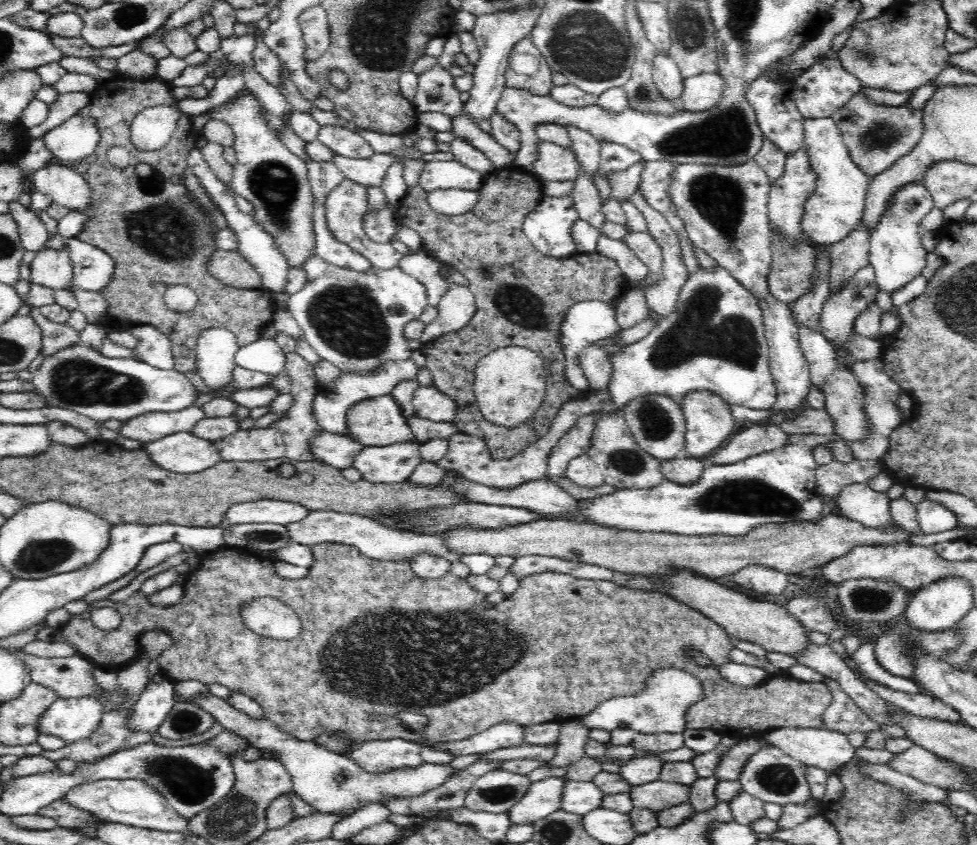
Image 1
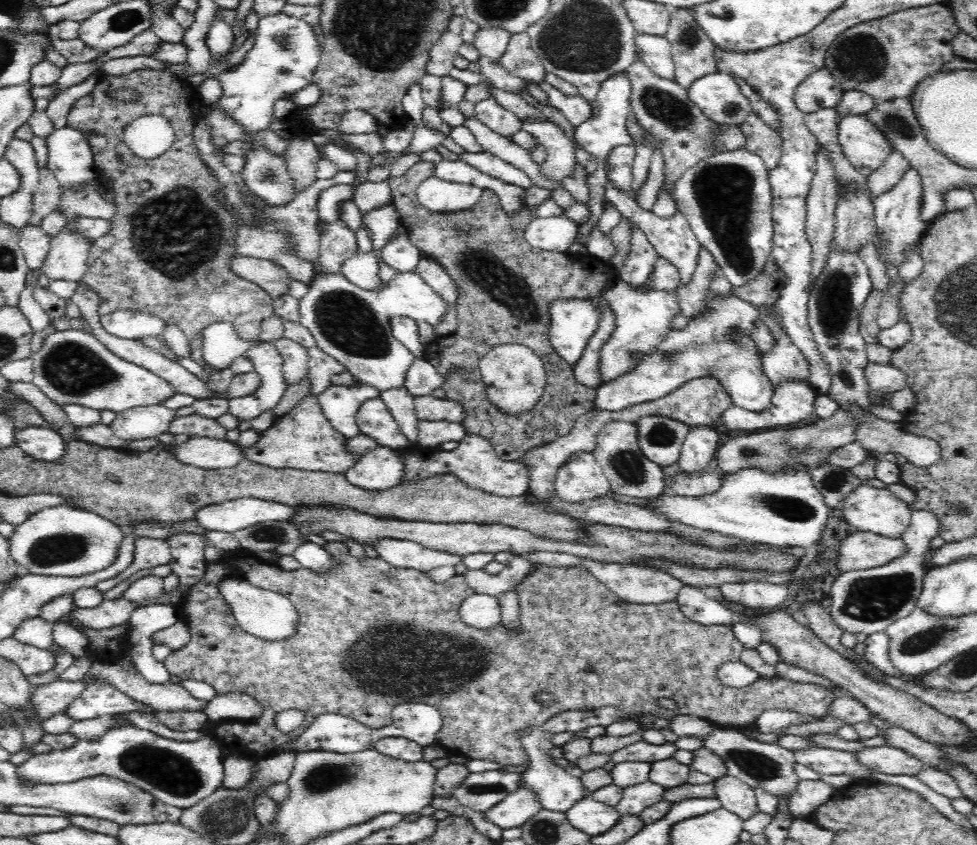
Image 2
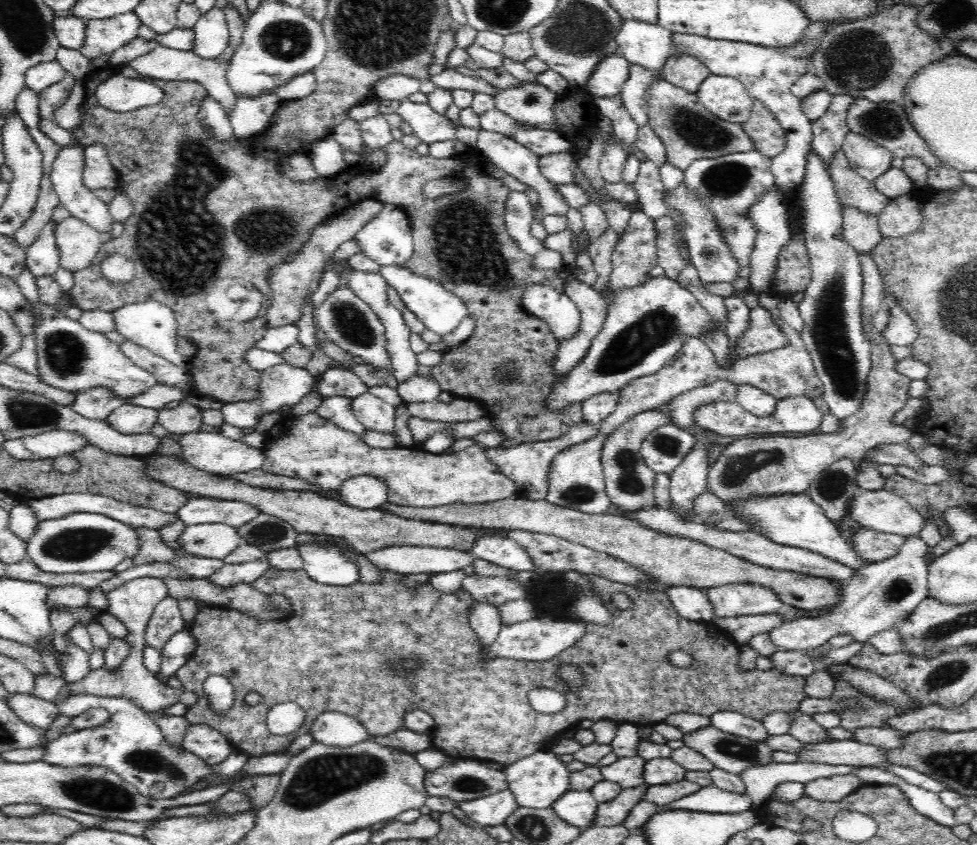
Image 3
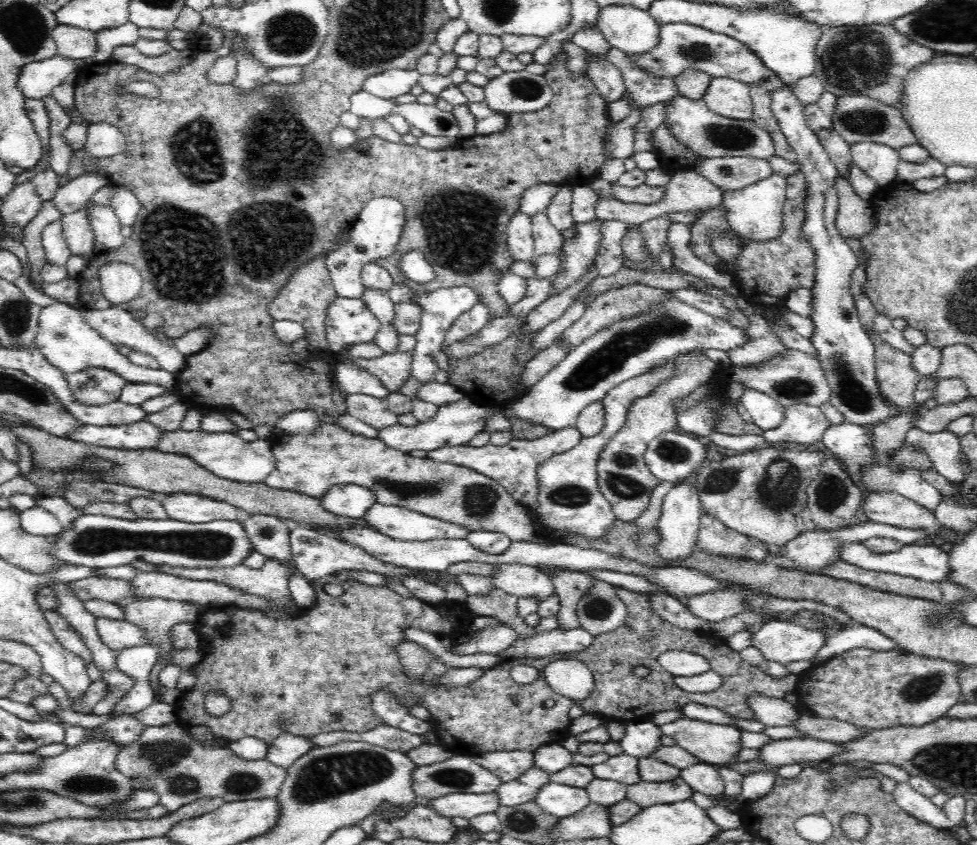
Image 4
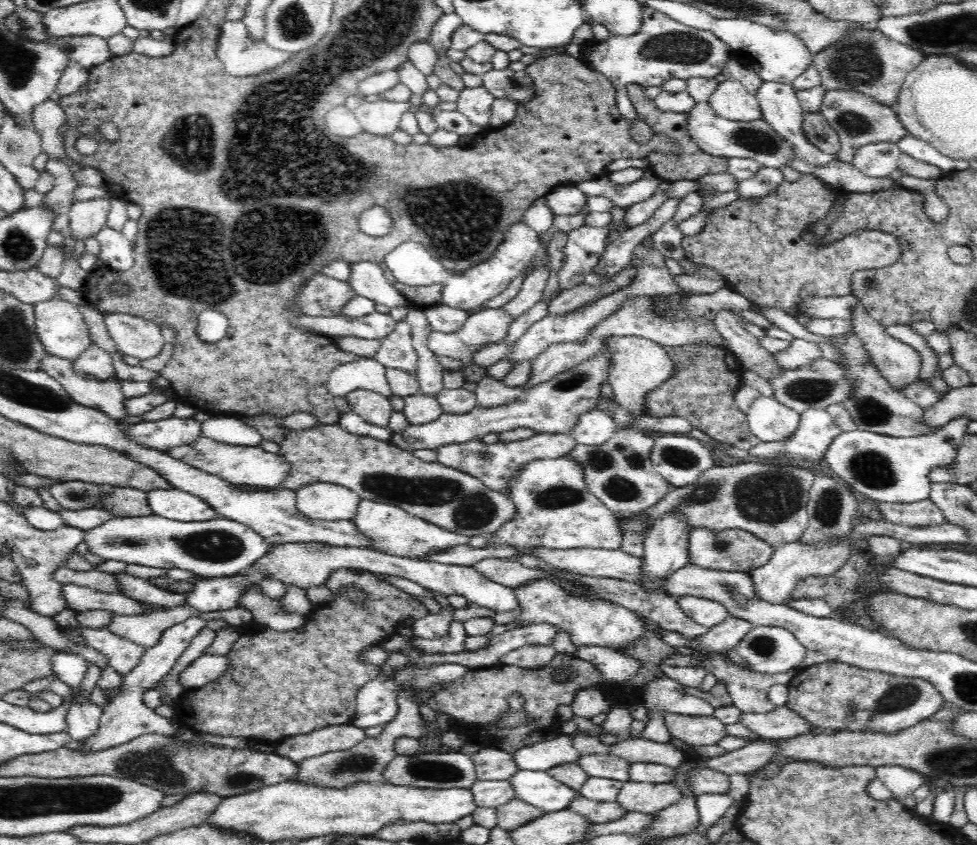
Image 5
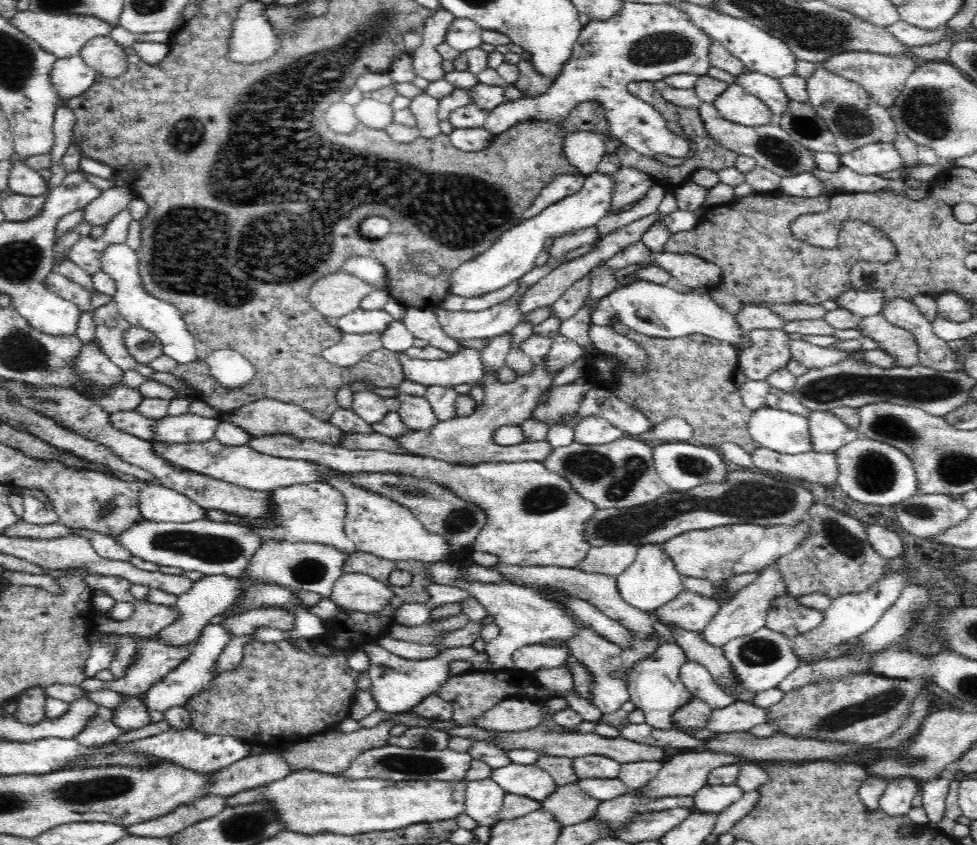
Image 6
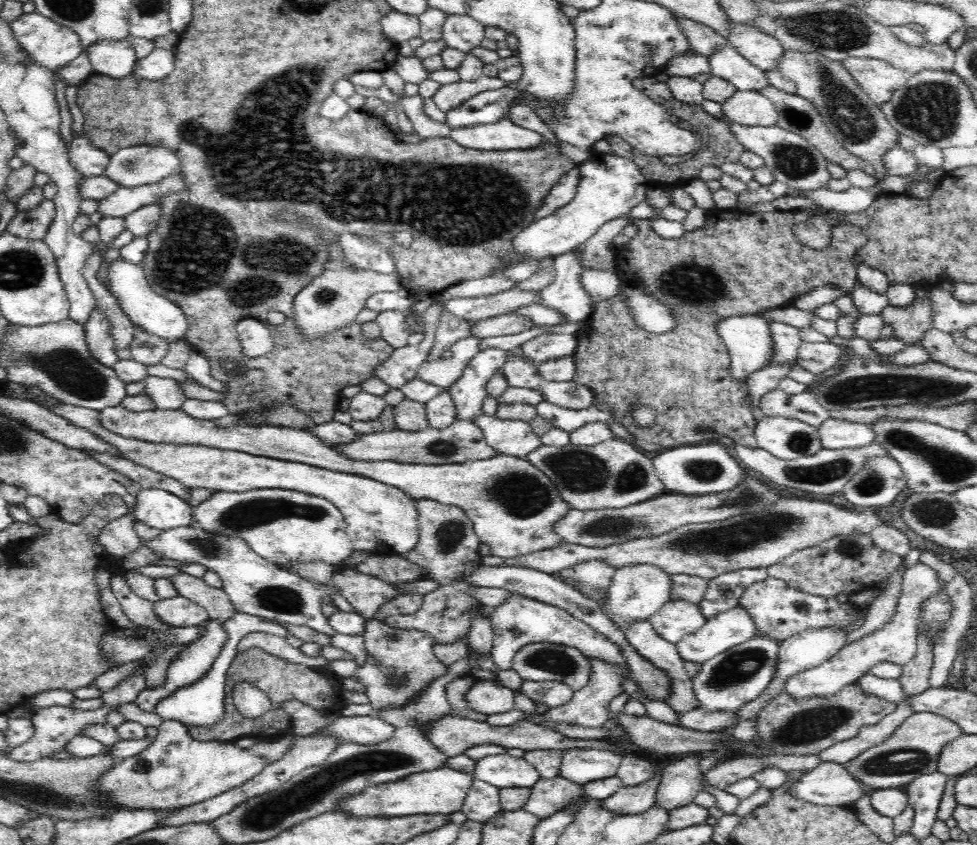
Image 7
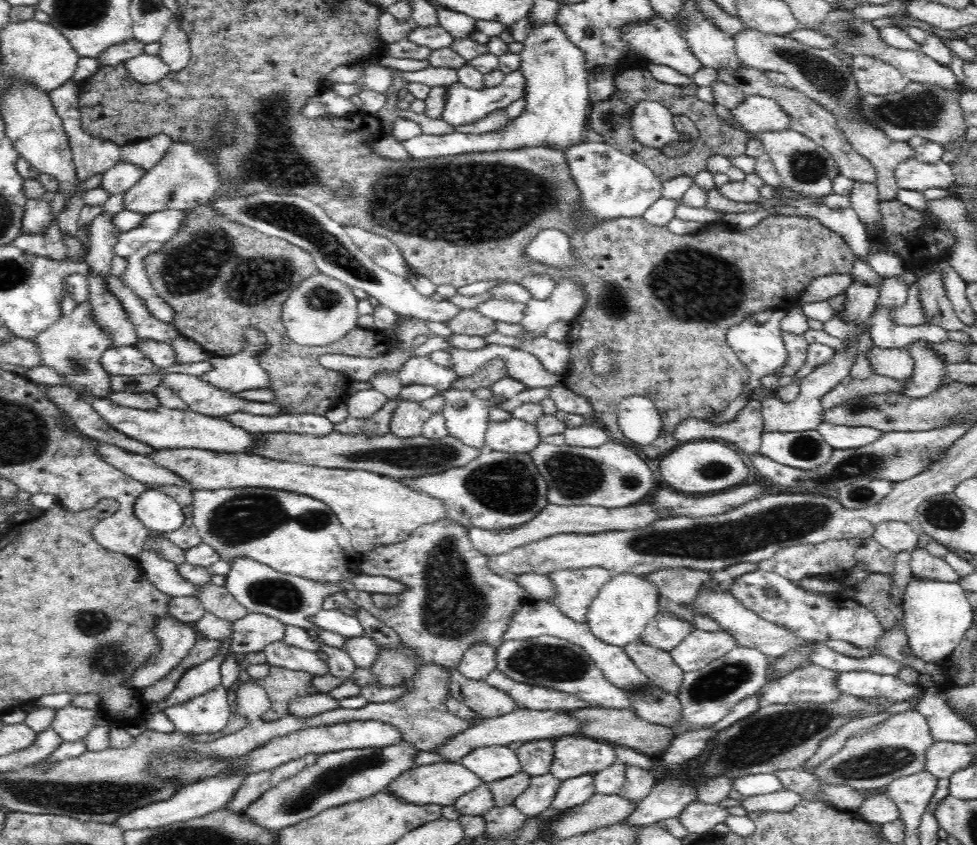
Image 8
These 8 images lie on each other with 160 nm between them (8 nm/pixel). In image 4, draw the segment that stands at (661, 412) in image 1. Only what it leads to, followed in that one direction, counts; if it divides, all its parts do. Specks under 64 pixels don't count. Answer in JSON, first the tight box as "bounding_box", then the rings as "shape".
{"bounding_box":[644,431,709,483],"shape":[[[666,431],[648,444],[644,460],[659,481],[676,483],[704,466],[709,451],[709,447],[692,434]]]}

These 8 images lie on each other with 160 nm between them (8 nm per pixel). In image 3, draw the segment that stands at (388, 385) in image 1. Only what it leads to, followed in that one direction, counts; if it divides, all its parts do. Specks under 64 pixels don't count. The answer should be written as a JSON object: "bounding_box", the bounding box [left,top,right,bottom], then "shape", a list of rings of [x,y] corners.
{"bounding_box":[315,397,367,435],"shape":[[[324,397],[315,412],[348,432],[362,435],[367,428],[355,417],[351,404],[350,398]]]}

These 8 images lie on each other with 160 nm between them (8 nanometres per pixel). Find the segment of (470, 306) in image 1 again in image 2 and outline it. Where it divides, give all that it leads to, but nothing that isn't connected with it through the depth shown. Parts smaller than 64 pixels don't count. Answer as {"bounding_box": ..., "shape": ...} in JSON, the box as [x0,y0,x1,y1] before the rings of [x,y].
{"bounding_box":[414,257,459,307],"shape":[[[422,257],[414,271],[436,291],[438,296],[442,297],[442,300],[448,303],[448,306],[455,307],[459,299],[456,283],[453,281],[453,278],[448,276],[446,270],[442,269],[440,264],[433,259]]]}

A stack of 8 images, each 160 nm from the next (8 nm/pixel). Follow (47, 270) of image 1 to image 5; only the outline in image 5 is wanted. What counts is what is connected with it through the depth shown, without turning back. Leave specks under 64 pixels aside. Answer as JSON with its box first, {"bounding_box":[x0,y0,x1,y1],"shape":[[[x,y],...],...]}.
{"bounding_box":[70,198,111,240],"shape":[[[96,198],[75,202],[70,207],[70,231],[74,240],[86,240],[95,236],[102,226],[106,226],[108,213],[111,209],[111,199]]]}

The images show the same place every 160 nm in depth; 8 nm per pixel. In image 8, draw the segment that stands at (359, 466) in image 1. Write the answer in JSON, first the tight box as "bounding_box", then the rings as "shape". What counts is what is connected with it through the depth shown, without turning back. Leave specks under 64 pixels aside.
{"bounding_box":[192,487,361,584],"shape":[[[262,487],[193,489],[192,515],[202,542],[214,548],[222,559],[234,560],[238,556],[248,556],[278,572],[324,584],[346,582],[361,574],[356,564],[356,550],[351,541],[351,534],[326,503],[312,496]]]}

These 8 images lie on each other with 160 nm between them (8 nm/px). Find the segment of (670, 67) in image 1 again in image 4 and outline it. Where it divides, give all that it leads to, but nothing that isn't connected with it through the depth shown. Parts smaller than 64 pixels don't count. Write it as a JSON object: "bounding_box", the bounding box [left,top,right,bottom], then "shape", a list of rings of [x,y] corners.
{"bounding_box":[597,5,659,54],"shape":[[[608,5],[601,8],[597,27],[604,38],[626,54],[644,54],[659,41],[659,24],[649,11],[632,5]]]}

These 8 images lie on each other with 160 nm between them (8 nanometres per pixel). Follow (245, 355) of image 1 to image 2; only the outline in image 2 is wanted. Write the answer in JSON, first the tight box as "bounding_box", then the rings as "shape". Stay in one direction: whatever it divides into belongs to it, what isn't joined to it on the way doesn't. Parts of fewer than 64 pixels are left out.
{"bounding_box":[227,342,288,422],"shape":[[[261,342],[244,355],[252,359],[261,383],[254,394],[227,400],[230,414],[236,416],[239,422],[251,421],[266,410],[273,410],[288,388],[284,379],[284,361],[274,342]]]}

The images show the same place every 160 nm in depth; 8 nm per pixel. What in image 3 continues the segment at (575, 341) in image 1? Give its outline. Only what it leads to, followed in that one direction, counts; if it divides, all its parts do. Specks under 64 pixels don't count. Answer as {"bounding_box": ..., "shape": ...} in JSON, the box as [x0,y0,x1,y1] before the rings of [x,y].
{"bounding_box":[521,284,581,341],"shape":[[[527,284],[521,294],[526,312],[541,318],[557,341],[571,339],[581,323],[578,305],[565,293],[547,288],[544,284]]]}

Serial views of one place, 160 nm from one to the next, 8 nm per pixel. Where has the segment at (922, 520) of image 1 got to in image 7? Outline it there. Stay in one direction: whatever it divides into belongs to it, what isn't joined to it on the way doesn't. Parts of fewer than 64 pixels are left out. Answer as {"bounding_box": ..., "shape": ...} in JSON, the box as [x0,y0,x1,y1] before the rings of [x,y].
{"bounding_box":[692,636,779,712],"shape":[[[754,636],[746,643],[721,652],[715,658],[702,664],[700,672],[692,679],[693,691],[700,703],[710,712],[718,710],[735,711],[746,702],[754,700],[772,682],[778,664],[779,642]]]}

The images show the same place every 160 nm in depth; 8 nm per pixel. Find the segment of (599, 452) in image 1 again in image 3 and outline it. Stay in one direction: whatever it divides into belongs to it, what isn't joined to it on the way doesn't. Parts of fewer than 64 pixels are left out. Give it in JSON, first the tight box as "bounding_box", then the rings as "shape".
{"bounding_box":[601,407,670,512],"shape":[[[656,407],[644,412],[639,412],[618,426],[604,442],[602,448],[601,463],[605,476],[605,491],[610,497],[613,506],[617,506],[623,512],[636,512],[642,508],[655,506],[655,476],[654,472],[641,455],[641,444],[643,440],[662,424],[670,424],[670,415]]]}

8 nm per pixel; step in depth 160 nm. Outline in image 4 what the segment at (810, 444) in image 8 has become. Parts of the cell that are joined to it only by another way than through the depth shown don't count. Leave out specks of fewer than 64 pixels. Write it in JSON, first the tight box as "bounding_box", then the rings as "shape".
{"bounding_box":[739,388,786,430],"shape":[[[746,388],[739,402],[750,413],[753,423],[762,430],[778,428],[786,416],[786,407],[778,400],[753,389]]]}

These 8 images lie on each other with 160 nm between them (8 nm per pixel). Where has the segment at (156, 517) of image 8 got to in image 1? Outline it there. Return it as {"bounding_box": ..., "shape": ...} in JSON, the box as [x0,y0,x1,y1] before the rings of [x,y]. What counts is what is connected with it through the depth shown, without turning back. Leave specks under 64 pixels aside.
{"bounding_box":[221,499,308,526],"shape":[[[260,499],[236,503],[226,511],[221,525],[274,523],[288,526],[308,516],[308,510],[301,504],[276,499]]]}

